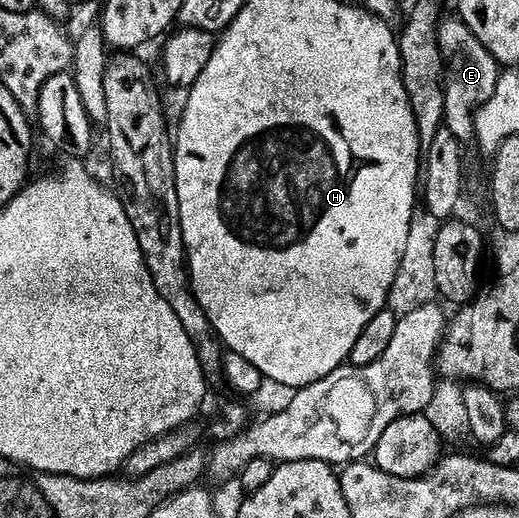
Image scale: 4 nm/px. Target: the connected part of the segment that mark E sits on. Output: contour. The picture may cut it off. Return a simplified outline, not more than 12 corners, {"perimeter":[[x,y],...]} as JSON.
{"perimeter":[[456,17],[436,36],[448,53],[444,125],[474,137],[475,112],[496,86],[499,65]]}

